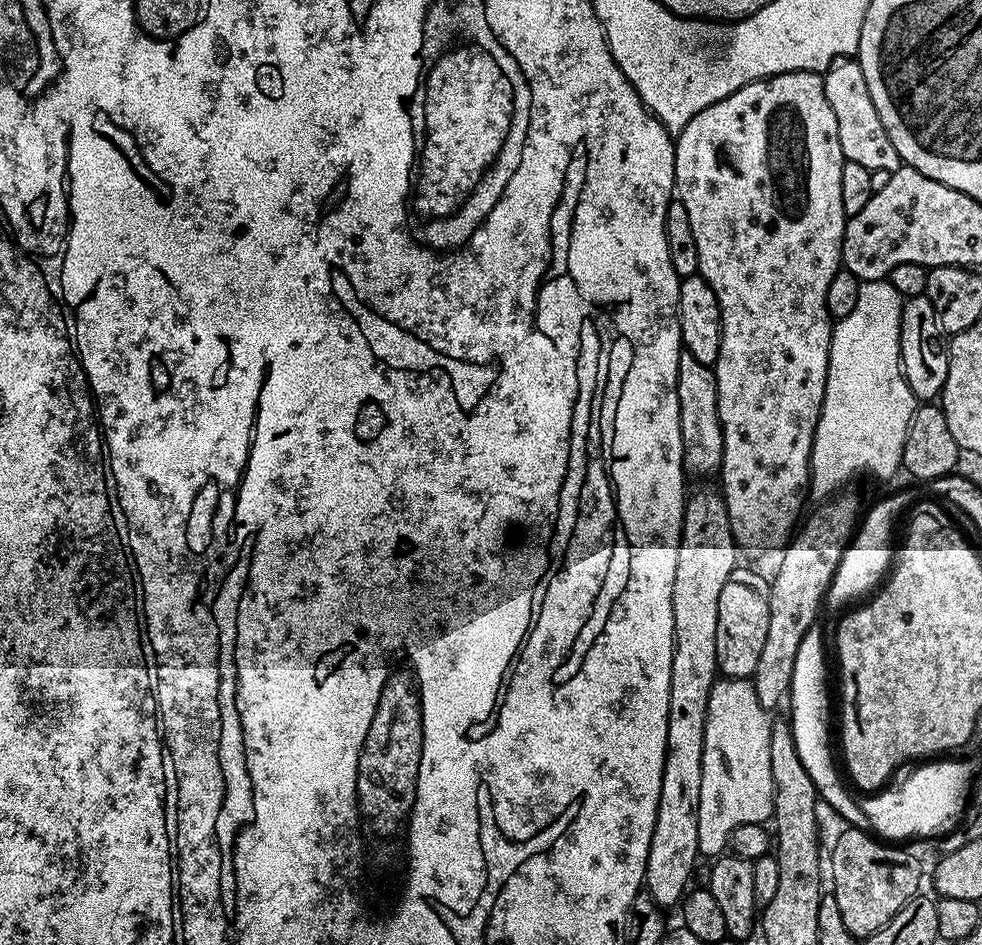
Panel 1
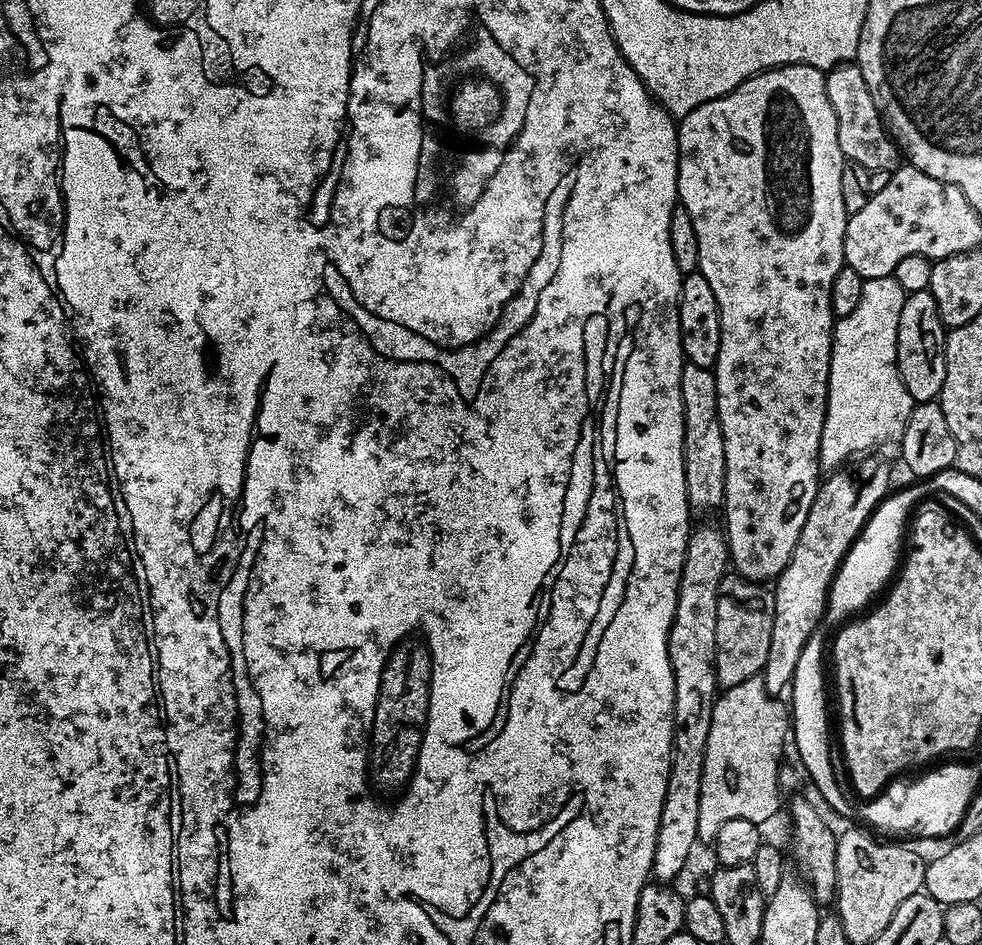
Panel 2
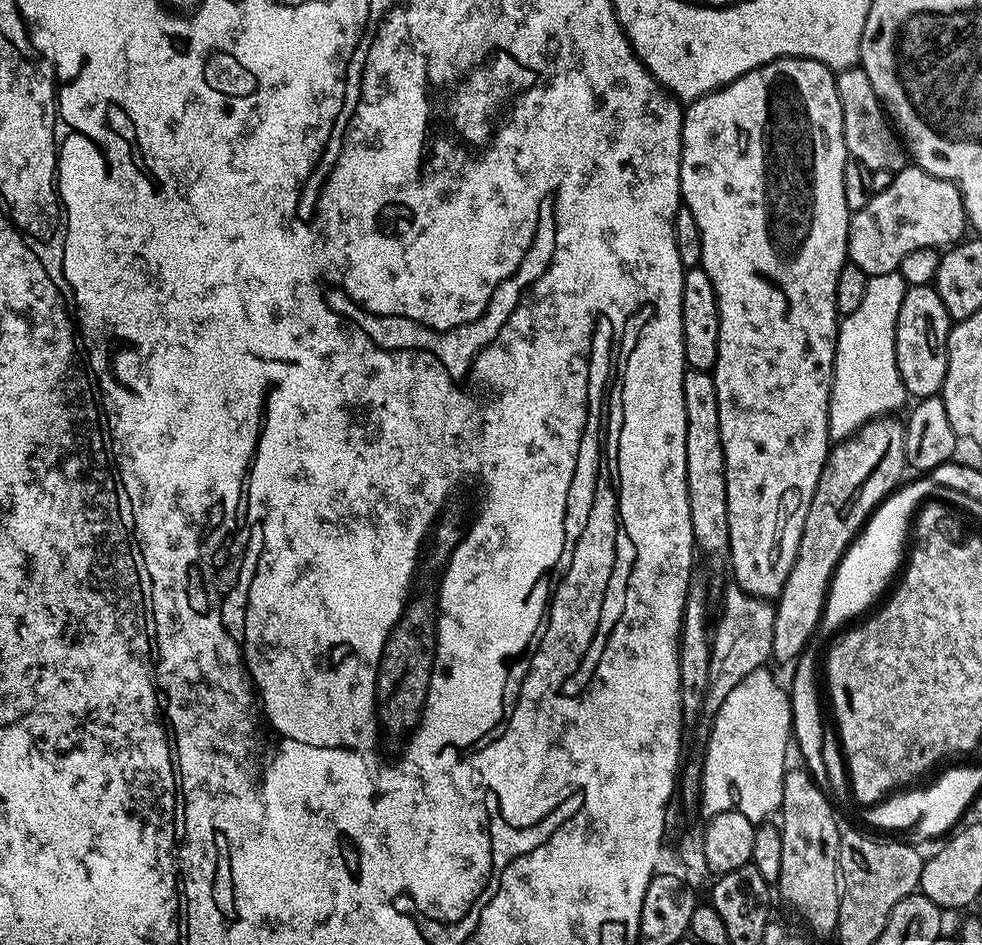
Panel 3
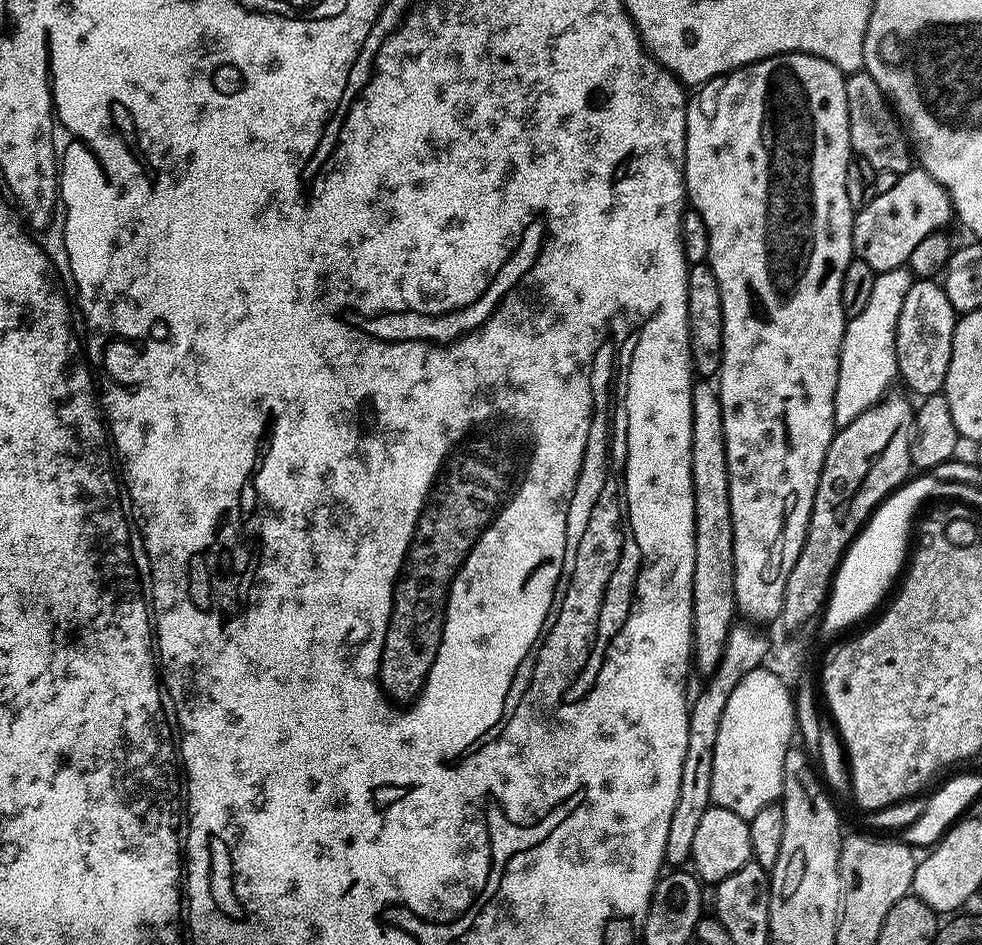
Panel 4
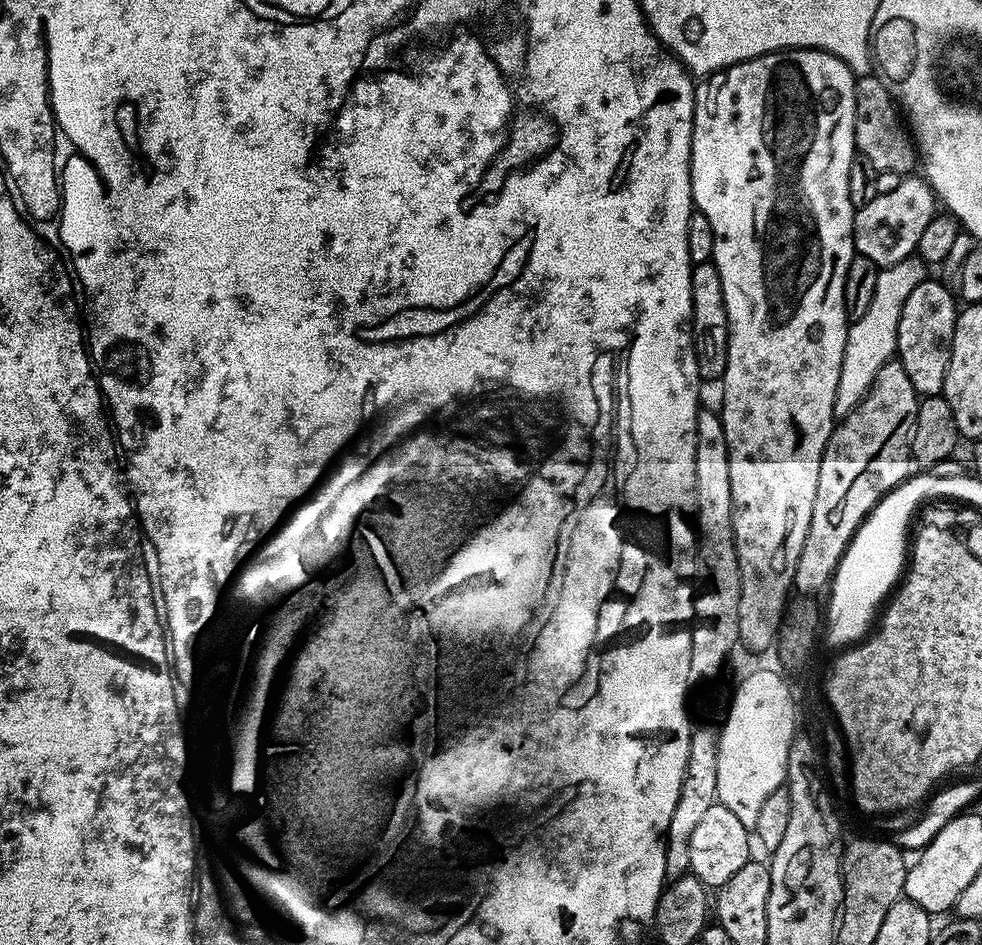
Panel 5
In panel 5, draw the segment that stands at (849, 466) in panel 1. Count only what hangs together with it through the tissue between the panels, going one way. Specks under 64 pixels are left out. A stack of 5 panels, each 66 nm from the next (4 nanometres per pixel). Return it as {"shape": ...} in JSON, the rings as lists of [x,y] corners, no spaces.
{"shape":[[[913,254],[902,262],[894,262],[888,268],[880,269],[878,282],[874,286],[874,299],[862,318],[851,321],[848,325],[846,350],[842,354],[842,374],[838,378],[838,394],[834,398],[836,416],[843,418],[860,405],[864,395],[870,390],[874,378],[878,378],[878,370],[886,366],[896,356],[896,339],[898,338],[898,322],[902,318],[902,306],[906,306],[906,298],[926,279],[926,265],[919,255]]]}

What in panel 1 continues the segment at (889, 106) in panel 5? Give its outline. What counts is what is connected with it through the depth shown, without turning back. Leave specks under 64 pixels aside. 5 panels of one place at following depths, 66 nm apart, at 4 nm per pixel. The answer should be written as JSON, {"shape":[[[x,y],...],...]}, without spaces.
{"shape":[[[833,60],[823,69],[822,75],[826,102],[830,102],[830,110],[834,110],[834,119],[838,122],[838,142],[842,146],[845,161],[858,162],[858,166],[866,166],[869,172],[897,172],[902,167],[900,155],[898,150],[894,150],[882,126],[882,118],[878,118],[878,110],[874,110],[874,102],[870,99],[870,90],[866,86],[866,77],[862,75],[859,60]]]}

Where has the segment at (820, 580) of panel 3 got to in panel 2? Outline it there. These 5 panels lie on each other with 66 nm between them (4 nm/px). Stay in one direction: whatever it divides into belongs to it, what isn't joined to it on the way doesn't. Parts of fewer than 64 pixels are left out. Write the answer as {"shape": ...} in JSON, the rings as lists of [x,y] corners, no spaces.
{"shape":[[[880,454],[865,455],[851,466],[841,466],[827,473],[826,479],[816,489],[810,514],[806,514],[802,534],[798,534],[794,554],[774,581],[774,634],[770,637],[770,654],[762,673],[771,696],[780,698],[789,691],[798,658],[802,658],[808,639],[817,635],[816,627],[821,627],[832,580],[844,556],[863,530],[868,517],[889,495],[888,479],[892,476],[892,468],[876,455]]]}

